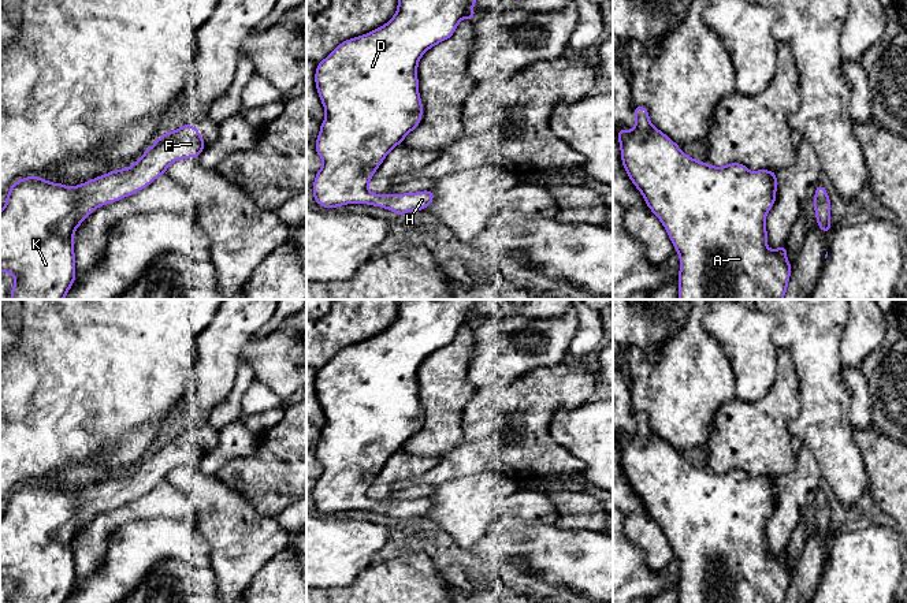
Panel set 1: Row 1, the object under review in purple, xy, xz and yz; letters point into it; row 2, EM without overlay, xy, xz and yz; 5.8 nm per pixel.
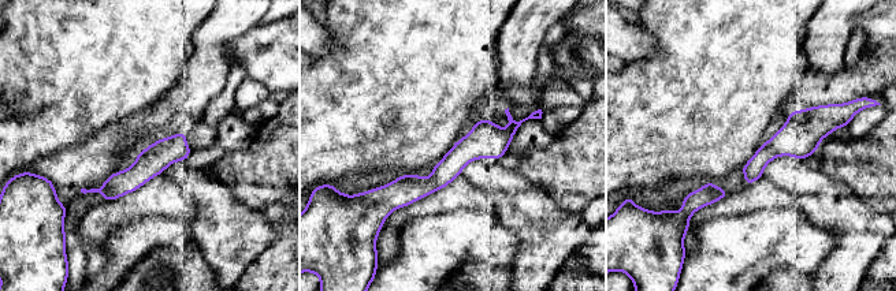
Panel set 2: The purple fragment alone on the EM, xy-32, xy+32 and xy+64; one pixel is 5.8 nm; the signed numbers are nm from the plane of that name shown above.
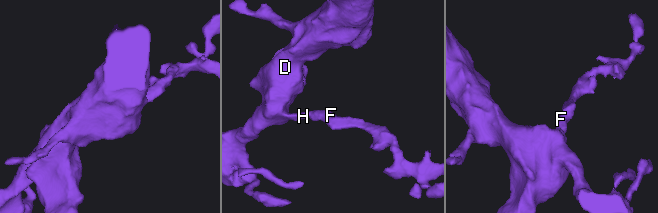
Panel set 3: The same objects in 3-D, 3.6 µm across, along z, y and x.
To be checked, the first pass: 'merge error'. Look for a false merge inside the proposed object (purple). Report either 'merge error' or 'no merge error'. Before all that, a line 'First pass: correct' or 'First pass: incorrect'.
First pass: incorrect
no merge error

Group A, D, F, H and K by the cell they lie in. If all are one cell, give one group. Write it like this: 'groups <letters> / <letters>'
groups A D F H K

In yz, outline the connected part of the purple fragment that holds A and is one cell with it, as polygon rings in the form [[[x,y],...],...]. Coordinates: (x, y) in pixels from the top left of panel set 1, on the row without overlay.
[[[633,413],[633,418],[635,435],[632,438],[625,436],[624,433],[618,435],[621,468],[629,485],[635,494],[640,496],[647,513],[661,526],[662,532],[670,543],[676,558],[680,562],[680,580],[677,582],[679,603],[784,603],[787,599],[792,572],[792,569],[787,567],[787,552],[784,550],[774,557],[766,554],[767,537],[765,525],[776,509],[777,480],[769,476],[758,476],[751,479],[741,469],[731,469],[724,473],[713,473],[705,468],[698,468],[694,464],[688,464],[676,448],[673,448],[666,440],[651,431],[646,413]]]

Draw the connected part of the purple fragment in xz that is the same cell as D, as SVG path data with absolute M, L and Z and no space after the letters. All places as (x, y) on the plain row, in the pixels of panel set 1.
M398 299L397 319L386 331L341 349L317 369L315 388L326 416L315 451L323 466L313 488L313 505L319 511L332 515L368 510L402 522L424 517L434 507L431 496L379 502L368 496L368 490L390 457L420 431L419 366L430 354L449 346L461 325L476 327L473 309L480 301Z

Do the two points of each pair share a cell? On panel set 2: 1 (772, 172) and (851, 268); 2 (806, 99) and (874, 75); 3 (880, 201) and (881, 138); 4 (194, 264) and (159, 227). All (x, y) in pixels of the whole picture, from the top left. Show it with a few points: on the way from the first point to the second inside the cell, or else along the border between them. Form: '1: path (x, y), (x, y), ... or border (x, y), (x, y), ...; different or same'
1: path (803, 182), (818, 190), (851, 223), (851, 237); same
2: path (822, 92), (839, 89), (858, 81); same
3: path (881, 186), (881, 153); same
4: border (153, 249), (170, 246), (183, 253), (199, 250); different

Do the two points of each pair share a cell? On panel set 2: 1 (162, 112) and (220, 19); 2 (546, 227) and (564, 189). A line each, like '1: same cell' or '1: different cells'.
1: same cell
2: different cells

